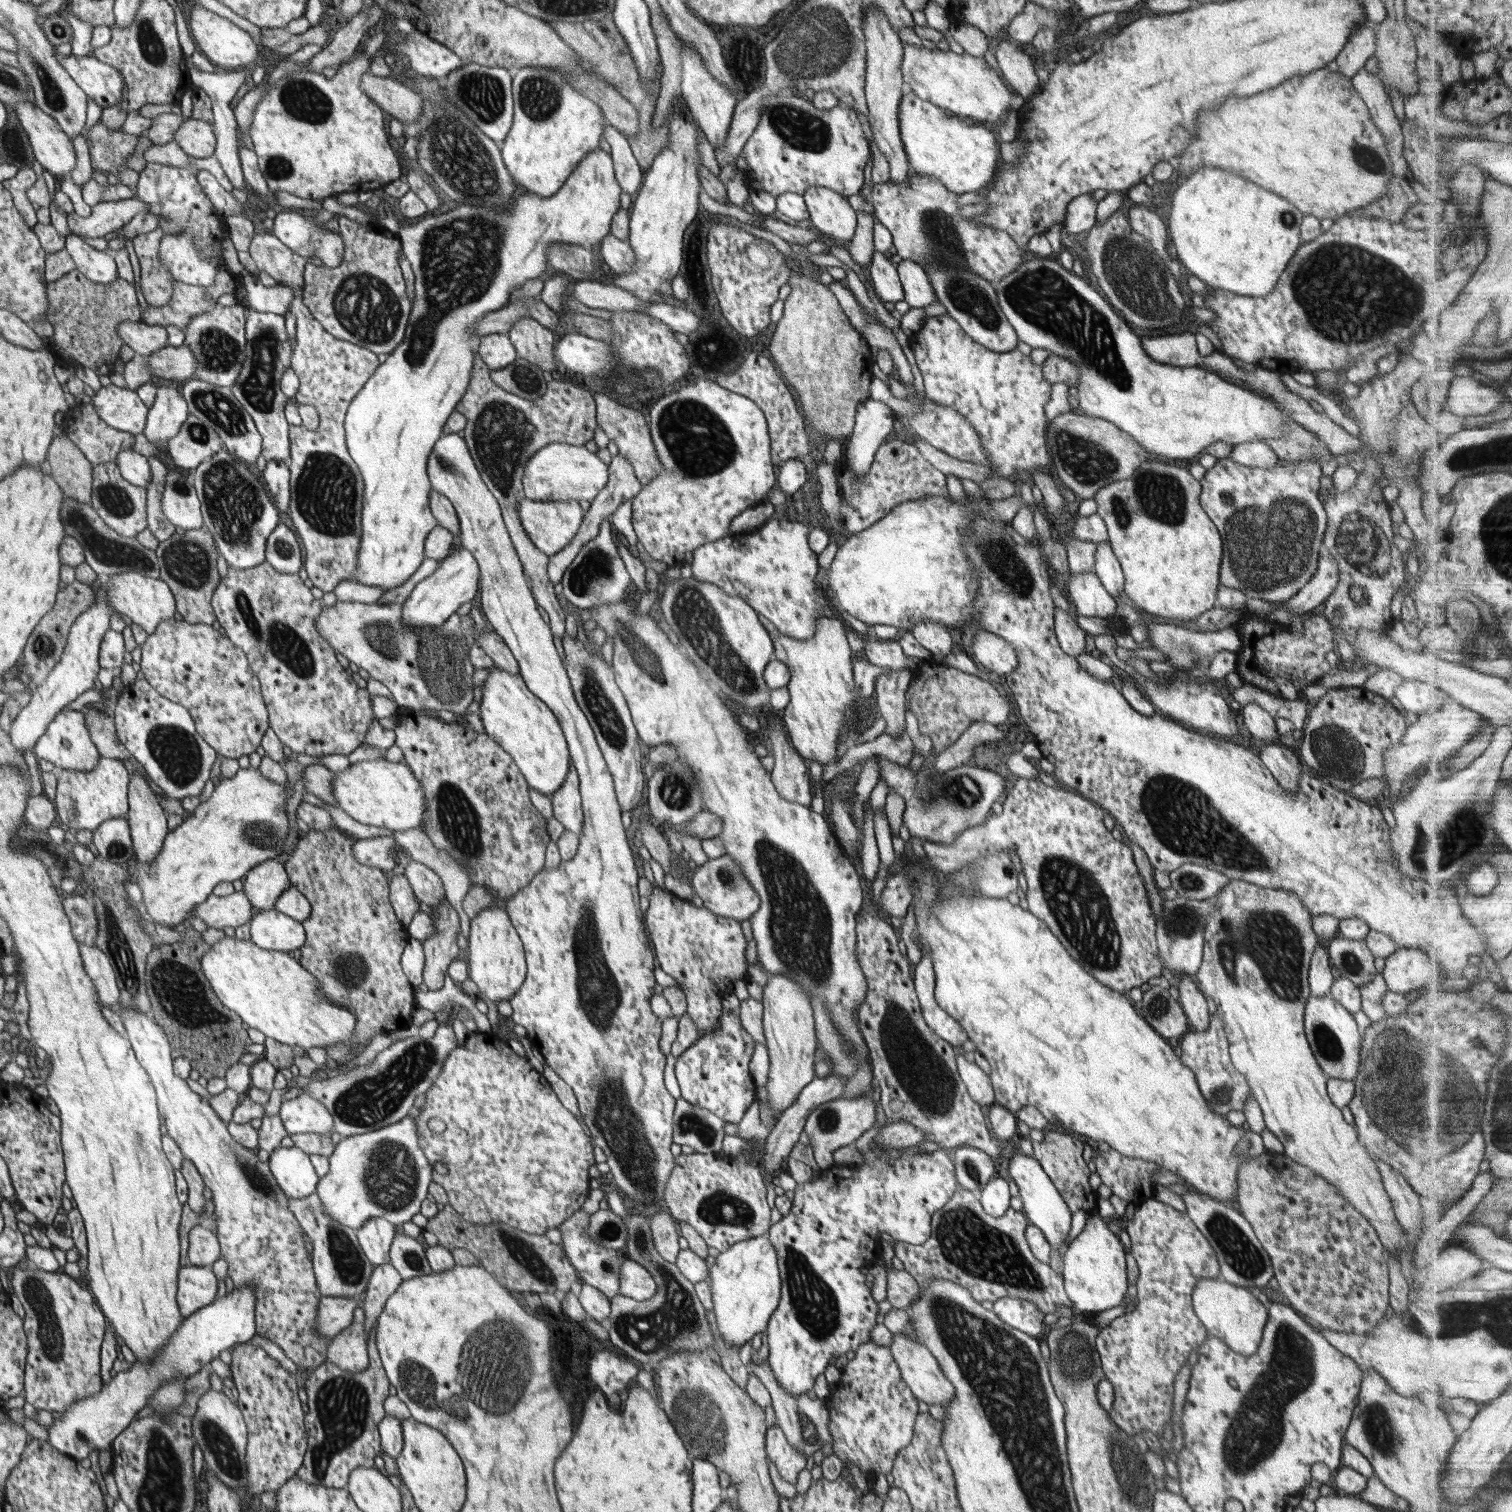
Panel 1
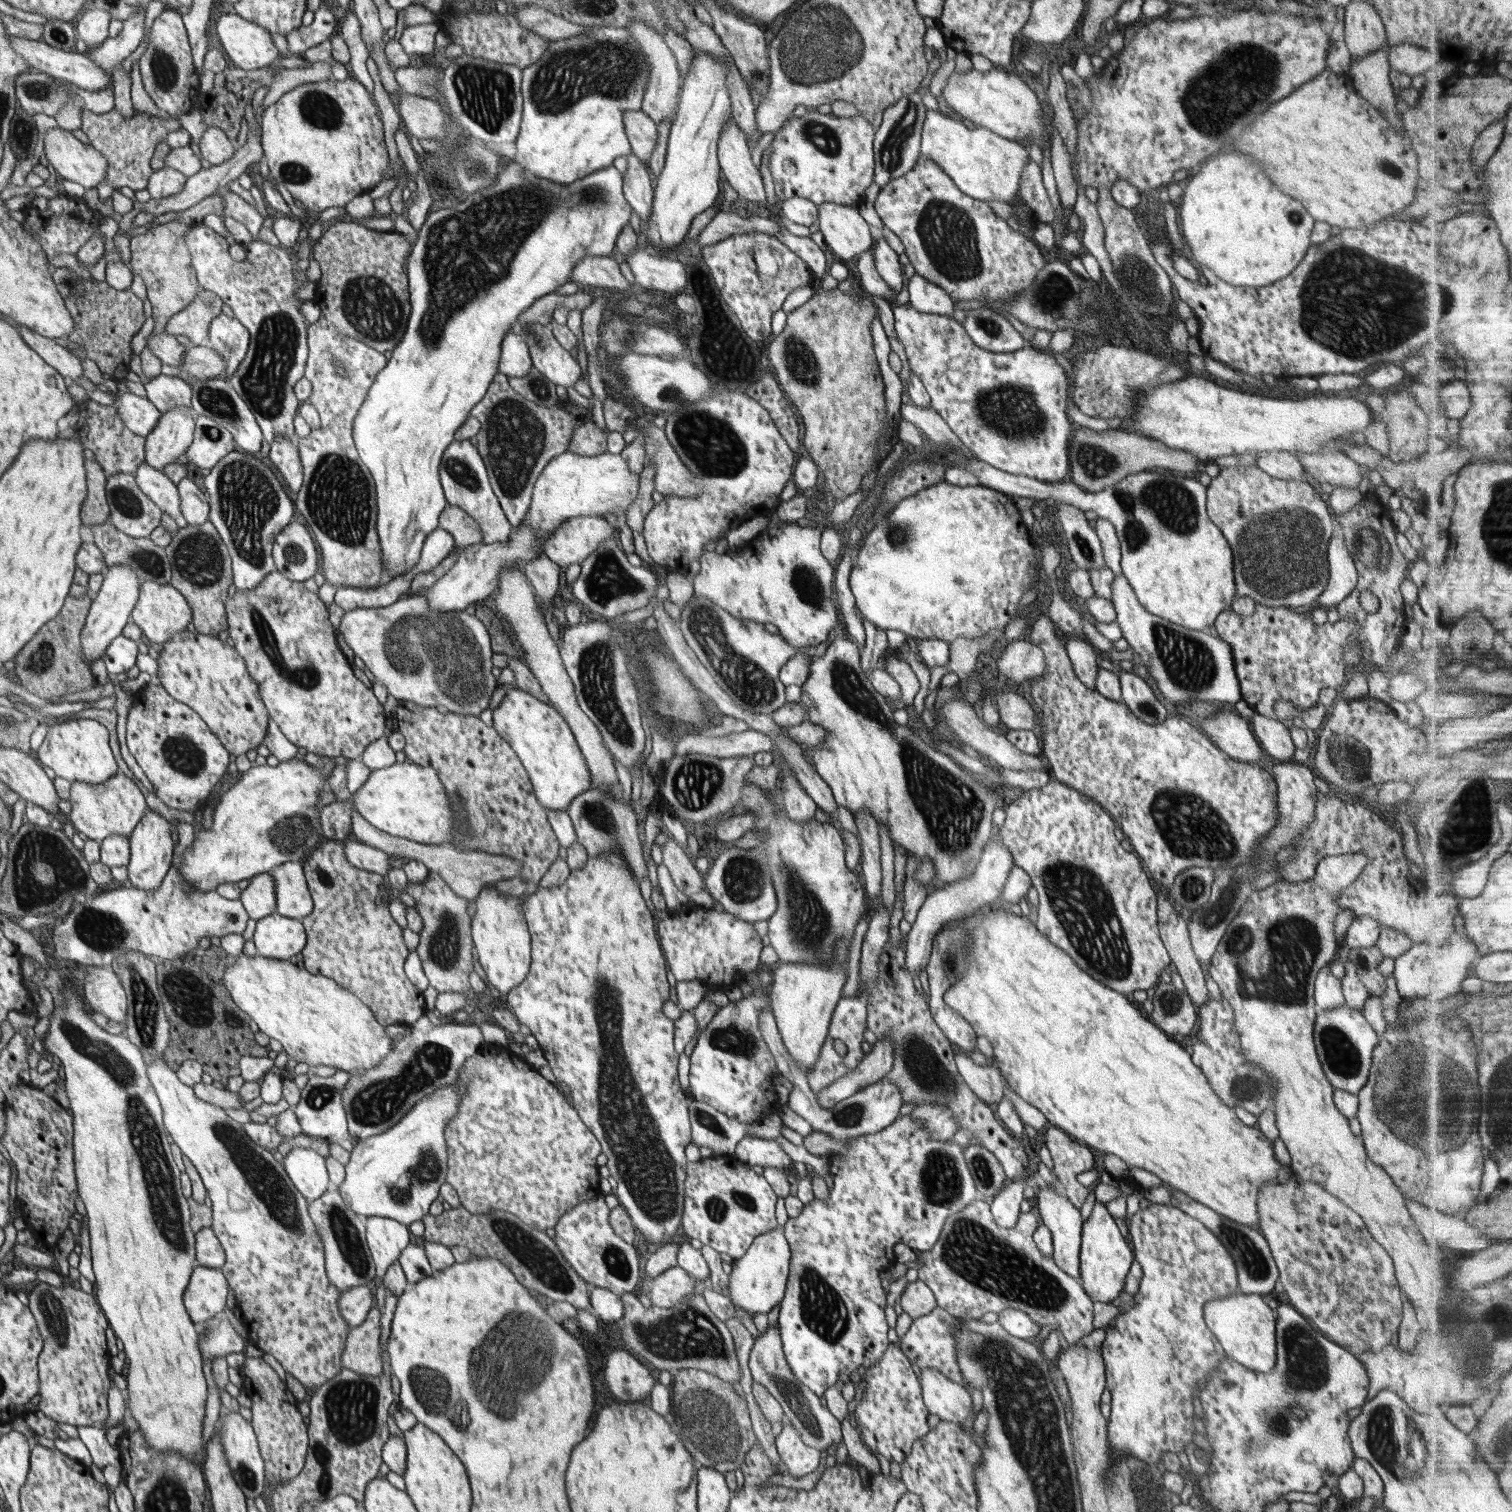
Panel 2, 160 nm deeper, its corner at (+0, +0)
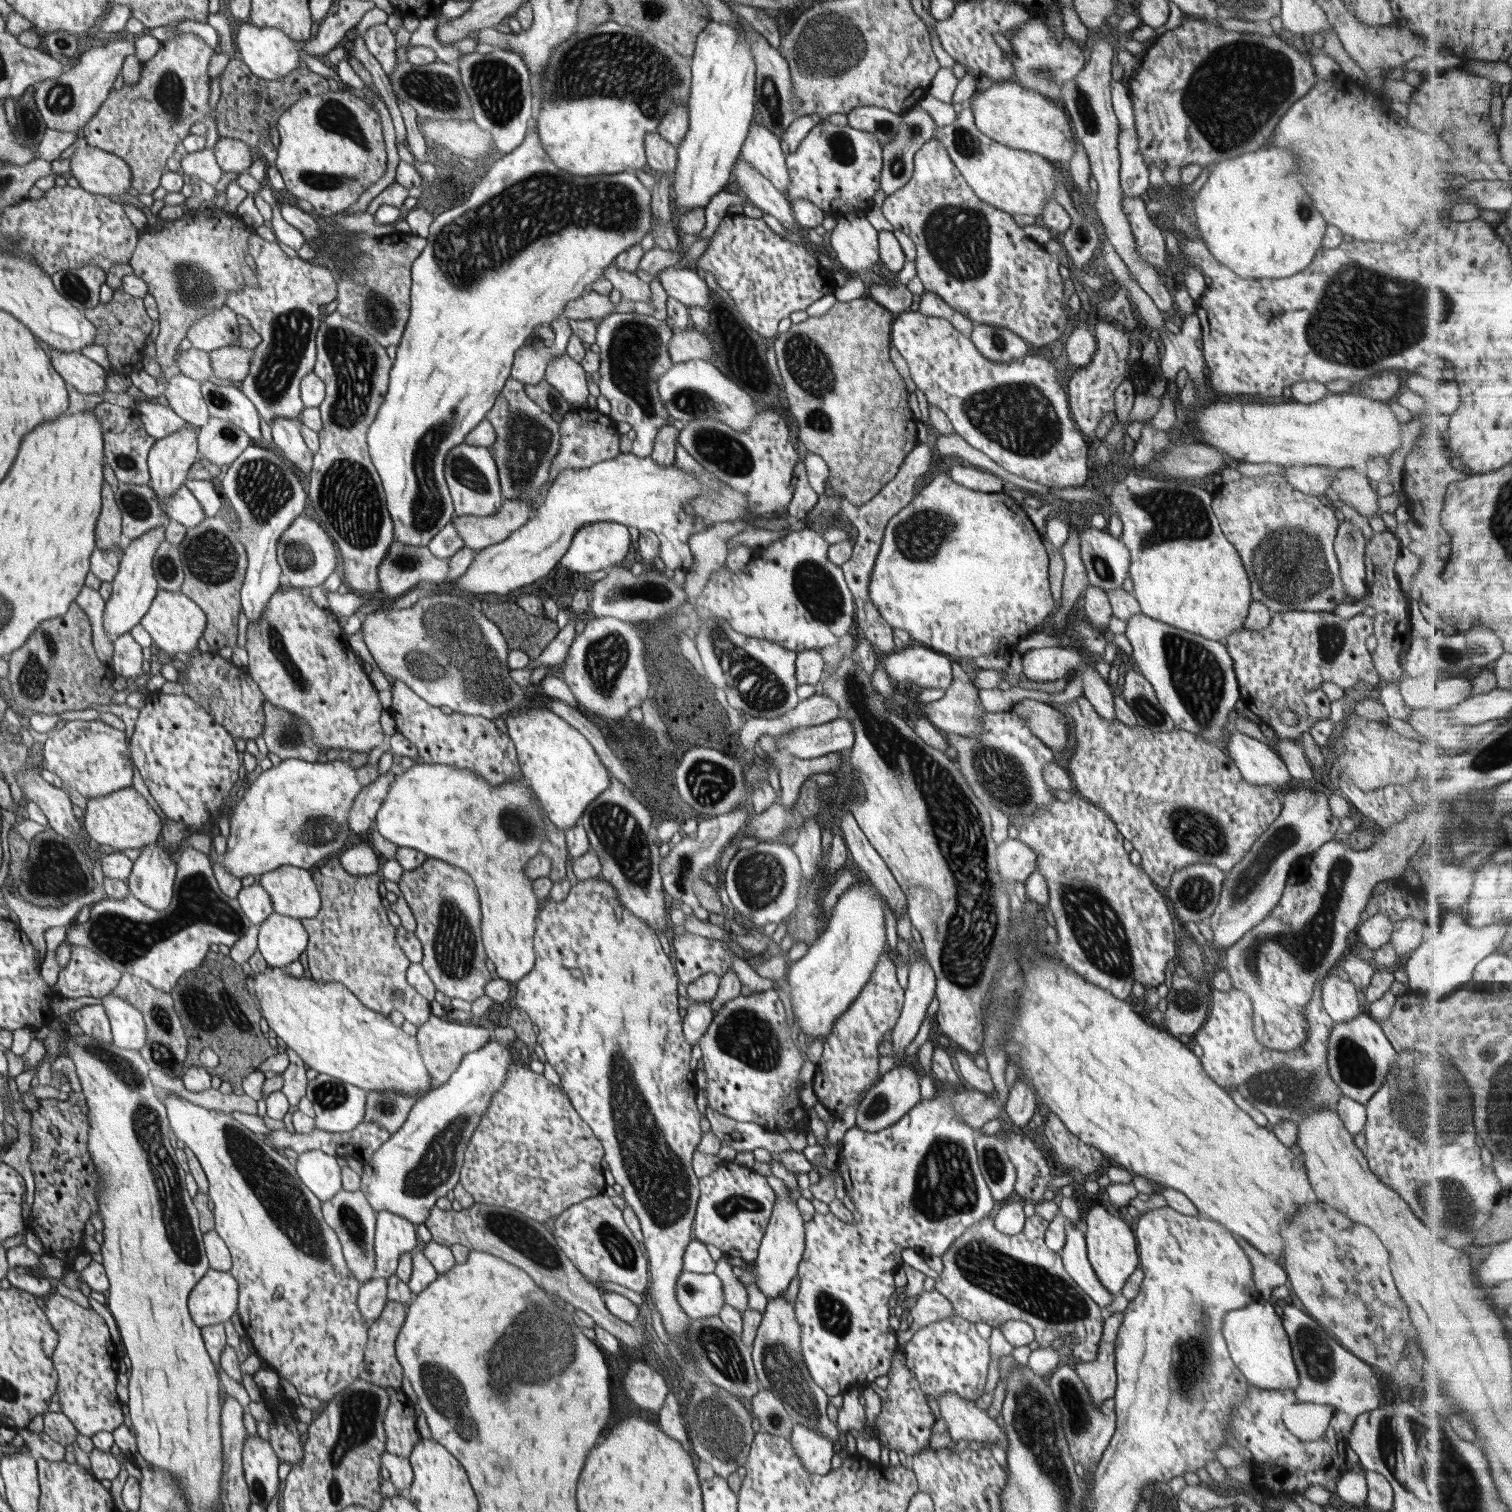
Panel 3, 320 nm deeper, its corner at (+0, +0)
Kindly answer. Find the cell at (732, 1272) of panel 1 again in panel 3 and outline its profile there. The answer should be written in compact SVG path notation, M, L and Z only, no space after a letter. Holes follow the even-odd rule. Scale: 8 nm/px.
M774 1175L768 1176L767 1181L776 1193L774 1212L758 1248L758 1259L751 1263L755 1268L752 1284L771 1299L784 1294L790 1282L796 1277L800 1261L803 1259L802 1255L804 1255L804 1221L797 1202L790 1198L791 1190L786 1182Z

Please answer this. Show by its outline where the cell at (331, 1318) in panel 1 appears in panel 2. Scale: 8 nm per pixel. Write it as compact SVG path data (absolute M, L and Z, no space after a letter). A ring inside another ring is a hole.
M356 1286L341 1292L341 1315L353 1327L360 1326L374 1306L374 1296L368 1286Z

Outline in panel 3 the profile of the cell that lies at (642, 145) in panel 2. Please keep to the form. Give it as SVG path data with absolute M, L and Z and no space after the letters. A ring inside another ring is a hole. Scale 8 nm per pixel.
M649 132L646 135L644 146L647 170L674 176L678 160L677 146L662 138L657 132Z

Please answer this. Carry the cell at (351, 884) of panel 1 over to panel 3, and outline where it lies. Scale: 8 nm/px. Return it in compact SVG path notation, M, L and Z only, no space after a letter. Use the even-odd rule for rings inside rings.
M338 855L326 860L322 868L312 875L316 888L321 896L321 909L312 920L305 920L309 931L309 949L306 950L306 962L312 979L318 982L340 982L348 987L366 1007L379 1014L390 1017L392 1010L398 1010L406 1021L417 1027L425 1025L430 1018L430 1004L408 981L408 970L412 964L400 944L396 944L394 926L388 922L386 910L382 906L382 896L378 892L378 884L382 877L374 875L352 875L341 865ZM394 992L400 992L402 999L394 997Z

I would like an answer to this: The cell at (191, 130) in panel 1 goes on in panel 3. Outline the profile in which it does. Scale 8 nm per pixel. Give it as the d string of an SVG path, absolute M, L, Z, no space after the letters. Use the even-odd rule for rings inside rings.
M220 137L212 150L223 172L246 173L254 161L250 147L239 139Z

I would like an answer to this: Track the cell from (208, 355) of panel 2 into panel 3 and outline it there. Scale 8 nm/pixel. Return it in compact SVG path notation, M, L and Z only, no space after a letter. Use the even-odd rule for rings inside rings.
M232 345L208 352L208 355L210 355L214 376L240 382L249 375L255 349Z

